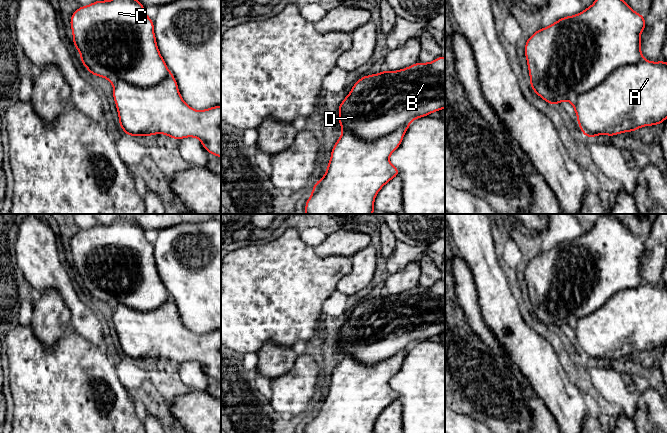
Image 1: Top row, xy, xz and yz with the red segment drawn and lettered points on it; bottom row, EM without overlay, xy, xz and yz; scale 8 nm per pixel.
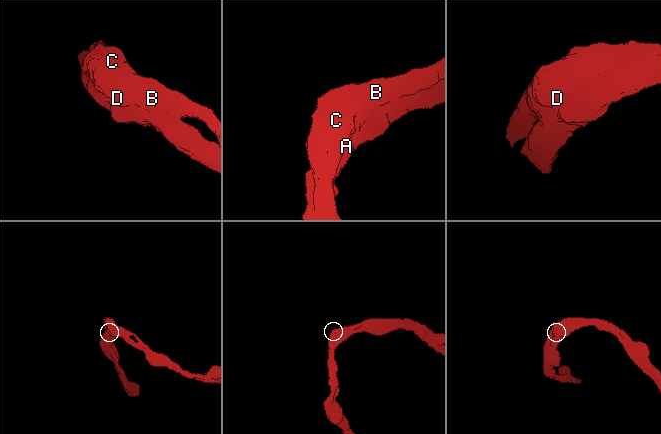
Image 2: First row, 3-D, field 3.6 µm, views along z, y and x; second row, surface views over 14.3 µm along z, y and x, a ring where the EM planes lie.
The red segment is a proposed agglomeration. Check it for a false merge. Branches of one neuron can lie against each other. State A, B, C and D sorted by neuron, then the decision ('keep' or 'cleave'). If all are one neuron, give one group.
A B C D | keep

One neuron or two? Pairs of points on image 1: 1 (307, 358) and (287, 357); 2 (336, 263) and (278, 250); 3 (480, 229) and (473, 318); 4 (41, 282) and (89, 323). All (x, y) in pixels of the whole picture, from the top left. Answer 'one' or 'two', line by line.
1: two
2: one
3: two
4: one

